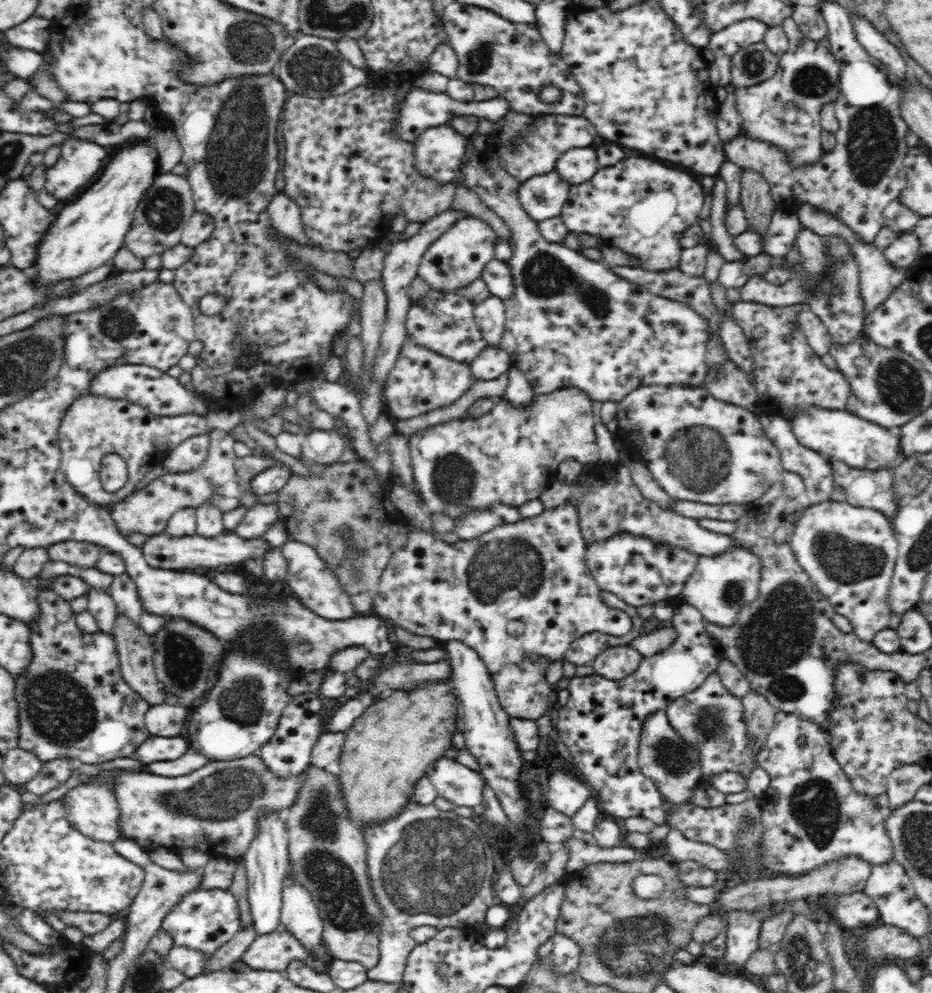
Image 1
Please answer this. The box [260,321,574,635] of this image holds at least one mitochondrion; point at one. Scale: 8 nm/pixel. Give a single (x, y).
(503, 567)

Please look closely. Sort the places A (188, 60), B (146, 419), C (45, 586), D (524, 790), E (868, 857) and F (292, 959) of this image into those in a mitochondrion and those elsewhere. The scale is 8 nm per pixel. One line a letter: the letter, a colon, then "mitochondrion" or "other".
A: other
B: other
C: other
D: other
E: other
F: other

